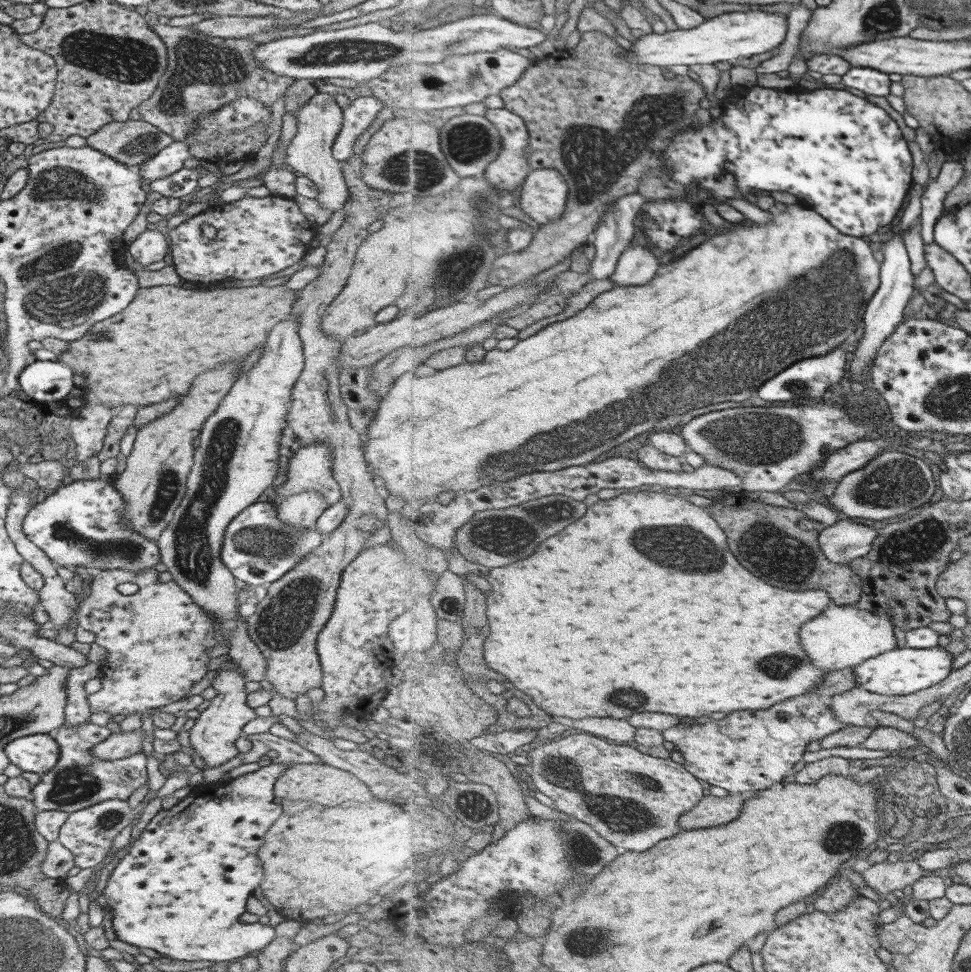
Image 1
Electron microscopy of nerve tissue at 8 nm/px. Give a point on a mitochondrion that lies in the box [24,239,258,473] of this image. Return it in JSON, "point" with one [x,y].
{"point":[96,334]}

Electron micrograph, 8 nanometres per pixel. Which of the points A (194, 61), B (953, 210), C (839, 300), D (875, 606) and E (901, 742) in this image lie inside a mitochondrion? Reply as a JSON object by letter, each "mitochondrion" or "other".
{"A":"mitochondrion","B":"other","C":"mitochondrion","D":"other","E":"other"}

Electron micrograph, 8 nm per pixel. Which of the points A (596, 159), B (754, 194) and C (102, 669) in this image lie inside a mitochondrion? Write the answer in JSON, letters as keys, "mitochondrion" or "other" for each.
{"A":"mitochondrion","B":"other","C":"other"}

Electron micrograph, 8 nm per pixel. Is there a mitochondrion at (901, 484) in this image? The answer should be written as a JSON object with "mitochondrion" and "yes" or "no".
{"mitochondrion":"yes"}

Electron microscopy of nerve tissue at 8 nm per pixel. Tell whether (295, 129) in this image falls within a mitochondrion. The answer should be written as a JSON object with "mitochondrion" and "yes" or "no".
{"mitochondrion":"no"}

